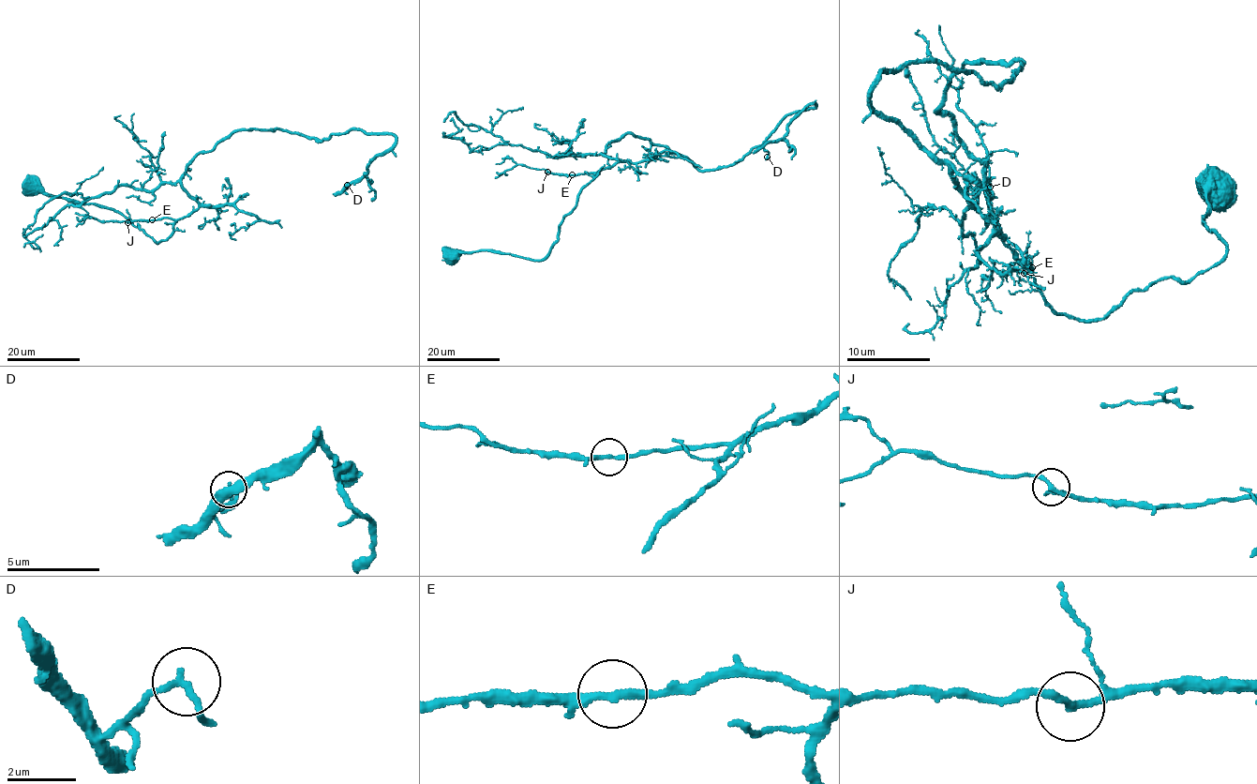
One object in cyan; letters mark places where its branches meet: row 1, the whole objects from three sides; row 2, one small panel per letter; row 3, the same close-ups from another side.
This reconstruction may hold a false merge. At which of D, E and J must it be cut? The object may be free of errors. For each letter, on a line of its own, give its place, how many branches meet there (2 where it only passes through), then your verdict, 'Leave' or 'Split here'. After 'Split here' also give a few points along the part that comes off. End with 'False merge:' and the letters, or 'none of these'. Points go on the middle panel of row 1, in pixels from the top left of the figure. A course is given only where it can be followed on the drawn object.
D: Place: (767, 157). Branches: 2. Leave
E: Place: (572, 174). Branches: 2. Leave
J: Place: (547, 172). Branches: 2. Leave
False merge: none of these

